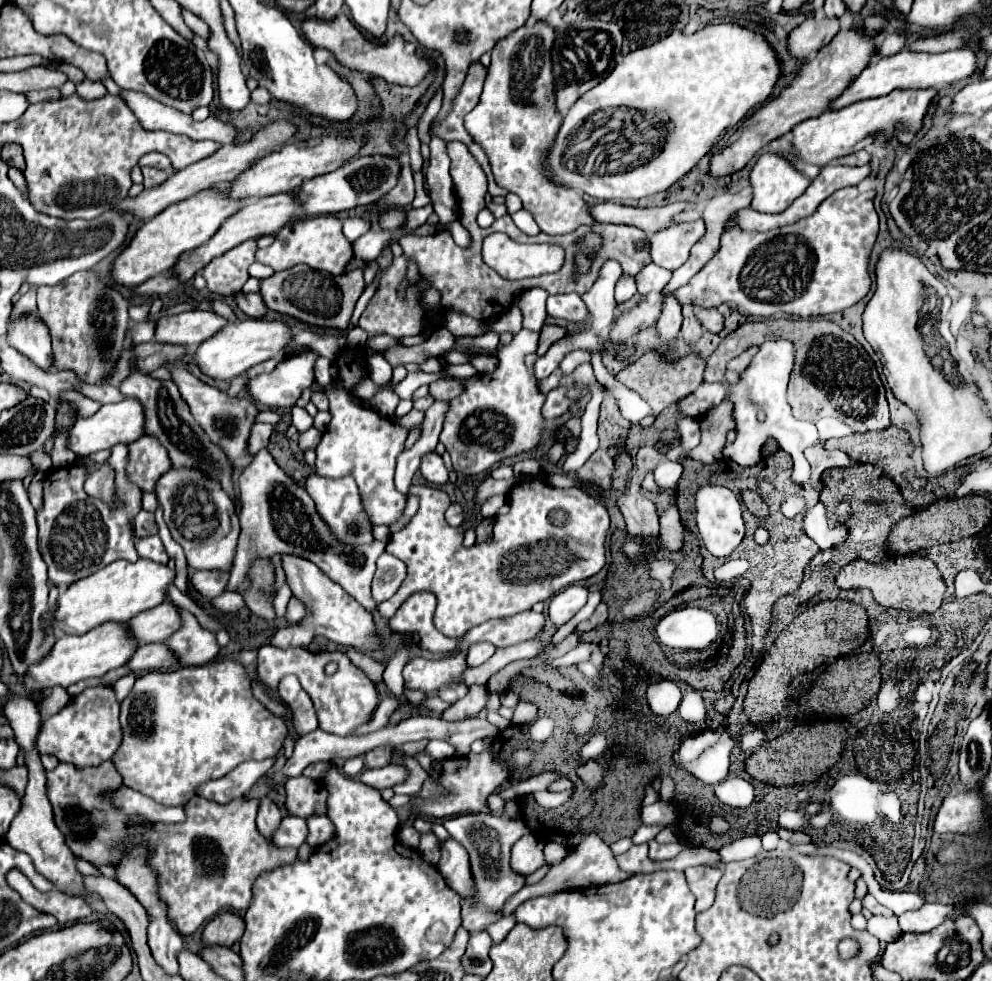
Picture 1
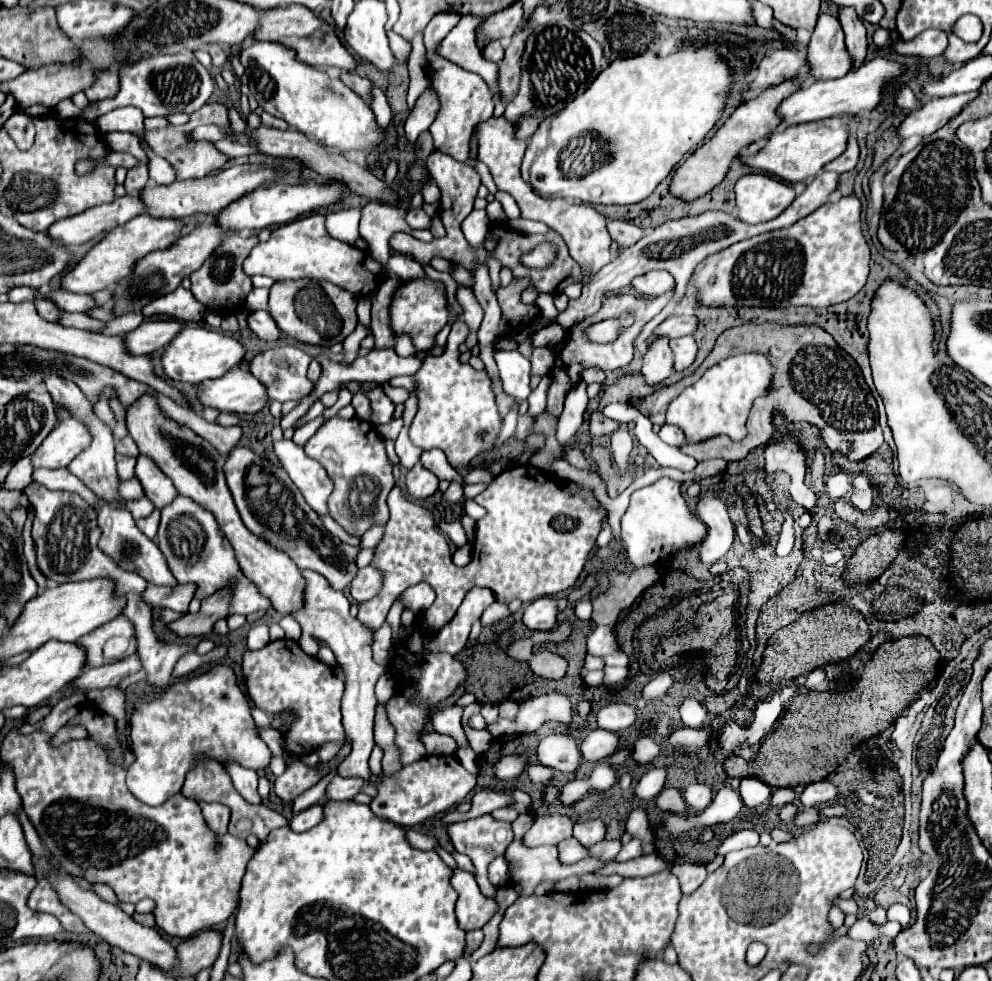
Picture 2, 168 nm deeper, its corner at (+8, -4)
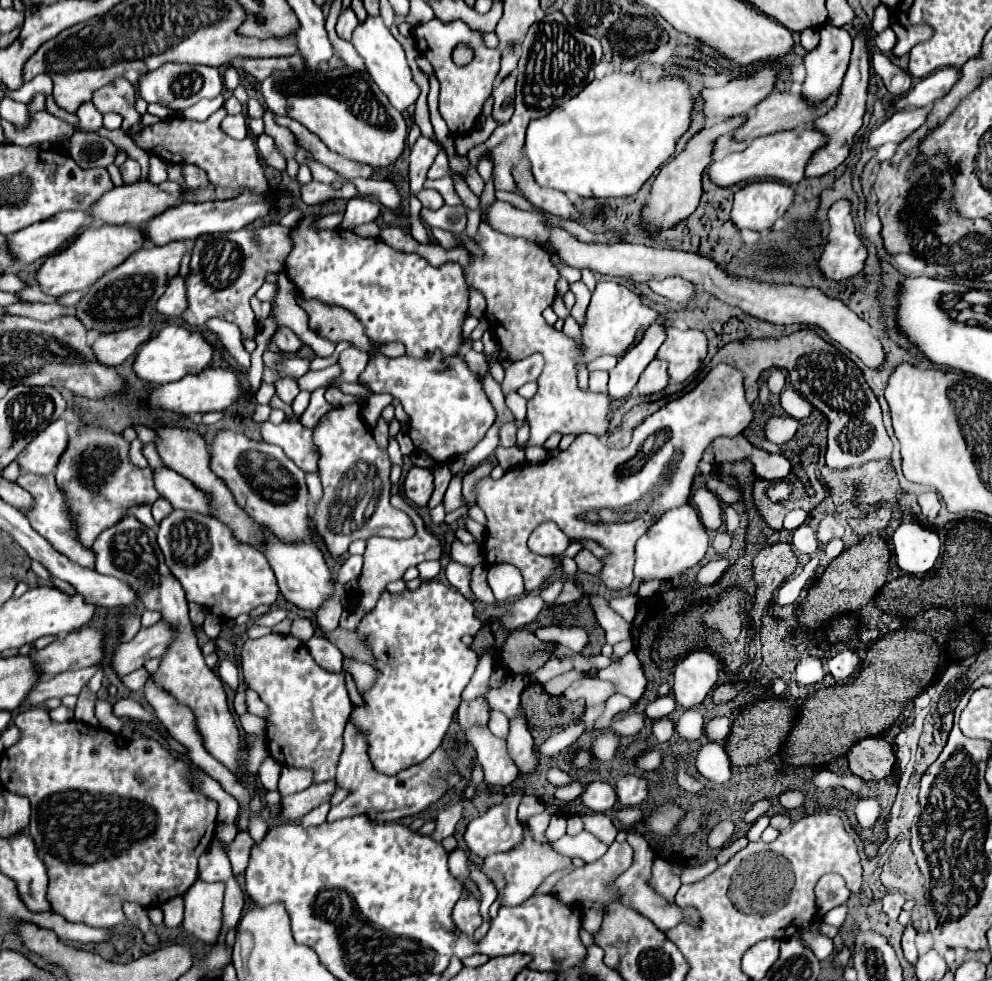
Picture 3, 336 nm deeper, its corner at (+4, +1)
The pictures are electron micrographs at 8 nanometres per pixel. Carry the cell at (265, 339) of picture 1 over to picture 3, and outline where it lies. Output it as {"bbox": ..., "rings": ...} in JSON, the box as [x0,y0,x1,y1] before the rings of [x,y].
{"bbox":[133,326,215,384],"rings":[[[165,326],[157,336],[153,336],[147,344],[141,346],[133,368],[143,380],[149,380],[153,384],[167,384],[181,380],[187,374],[199,374],[211,364],[213,354],[215,348],[203,338],[199,330],[189,330],[183,326]]]}

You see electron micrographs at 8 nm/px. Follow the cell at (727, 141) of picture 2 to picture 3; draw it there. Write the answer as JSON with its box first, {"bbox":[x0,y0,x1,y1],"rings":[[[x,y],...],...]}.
{"bbox":[643,116,747,228],"rings":[[[733,116],[733,118],[725,118],[721,122],[717,122],[715,126],[711,128],[705,128],[701,130],[699,134],[695,134],[685,150],[675,156],[673,160],[669,160],[657,174],[655,182],[653,182],[653,188],[651,188],[651,196],[647,200],[647,206],[645,206],[645,212],[643,212],[643,220],[647,220],[651,224],[651,228],[671,228],[675,226],[677,222],[681,222],[683,218],[687,218],[691,212],[695,212],[695,208],[699,206],[699,200],[703,196],[703,184],[701,184],[701,178],[707,170],[707,166],[711,166],[713,162],[713,150],[715,150],[715,140],[721,136],[721,134],[727,134],[727,132],[733,132],[737,130],[739,126],[743,126],[747,120],[747,116]]]}

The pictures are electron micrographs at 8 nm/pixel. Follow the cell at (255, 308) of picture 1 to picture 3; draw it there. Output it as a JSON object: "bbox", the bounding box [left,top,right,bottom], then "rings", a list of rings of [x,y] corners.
{"bbox":[271,326,301,352],"rings":[[[279,326],[271,340],[277,344],[277,348],[279,348],[281,352],[297,352],[297,350],[301,348],[299,338],[297,338],[295,332],[293,332],[291,328],[287,328],[287,326]]]}

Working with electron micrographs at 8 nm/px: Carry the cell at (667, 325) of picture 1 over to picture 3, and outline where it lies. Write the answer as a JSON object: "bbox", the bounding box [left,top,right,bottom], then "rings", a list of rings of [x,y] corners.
{"bbox":[635,358,667,396],"rings":[[[655,358],[647,368],[645,372],[641,374],[635,390],[637,394],[643,394],[643,396],[649,396],[649,394],[655,394],[655,392],[661,392],[665,386],[667,386],[667,362],[665,360],[659,360]]]}

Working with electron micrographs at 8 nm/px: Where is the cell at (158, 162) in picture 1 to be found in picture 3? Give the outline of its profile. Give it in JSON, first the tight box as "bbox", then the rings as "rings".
{"bbox":[69,132,117,168],"rings":[[[75,132],[69,142],[69,154],[81,168],[105,168],[117,156],[115,146],[95,132]]]}

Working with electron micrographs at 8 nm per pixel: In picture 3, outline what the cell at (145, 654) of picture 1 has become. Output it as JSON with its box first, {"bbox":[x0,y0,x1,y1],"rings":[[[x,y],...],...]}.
{"bbox":[27,664,103,706],"rings":[[[95,664],[83,670],[75,670],[75,672],[63,672],[49,678],[41,678],[39,686],[35,686],[35,690],[31,690],[31,694],[27,696],[27,704],[29,706],[41,706],[47,698],[63,698],[67,694],[79,694],[81,688],[95,676],[97,670],[101,670],[103,664]]]}

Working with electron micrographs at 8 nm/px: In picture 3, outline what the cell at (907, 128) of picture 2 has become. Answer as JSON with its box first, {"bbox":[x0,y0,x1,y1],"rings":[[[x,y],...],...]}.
{"bbox":[867,108,931,148],"rings":[[[929,108],[895,112],[869,134],[869,142],[867,142],[869,148],[879,148],[887,142],[903,142],[907,136],[911,136],[915,130],[919,130],[927,122],[929,112],[931,112]]]}

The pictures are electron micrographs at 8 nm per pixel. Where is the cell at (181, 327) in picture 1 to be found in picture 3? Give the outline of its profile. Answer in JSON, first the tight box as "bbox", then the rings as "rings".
{"bbox":[91,328,151,366],"rings":[[[129,328],[121,332],[101,334],[91,348],[95,350],[95,356],[99,360],[117,366],[123,364],[129,356],[133,356],[137,348],[151,338],[151,332],[151,328]]]}

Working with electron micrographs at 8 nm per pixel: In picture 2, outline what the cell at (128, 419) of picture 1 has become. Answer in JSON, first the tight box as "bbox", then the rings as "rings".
{"bbox":[31,417,91,469],"rings":[[[65,417],[31,455],[31,465],[33,469],[67,467],[73,461],[73,457],[77,457],[79,451],[83,451],[89,445],[89,441],[91,435],[85,429],[85,425],[73,417]]]}

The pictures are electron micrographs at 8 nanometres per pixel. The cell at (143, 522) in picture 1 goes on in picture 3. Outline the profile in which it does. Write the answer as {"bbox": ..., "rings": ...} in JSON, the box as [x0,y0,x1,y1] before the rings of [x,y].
{"bbox":[153,498,173,524],"rings":[[[161,498],[155,500],[153,502],[153,518],[155,518],[155,522],[159,524],[171,510],[173,510],[173,506],[167,500],[161,500]]]}

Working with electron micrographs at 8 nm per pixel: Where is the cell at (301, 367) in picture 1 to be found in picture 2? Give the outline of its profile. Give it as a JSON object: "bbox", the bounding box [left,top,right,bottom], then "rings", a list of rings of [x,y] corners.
{"bbox":[197,369,269,415],"rings":[[[235,369],[219,379],[207,379],[207,383],[199,383],[197,397],[203,407],[237,415],[257,413],[269,403],[263,383],[245,369]]]}

